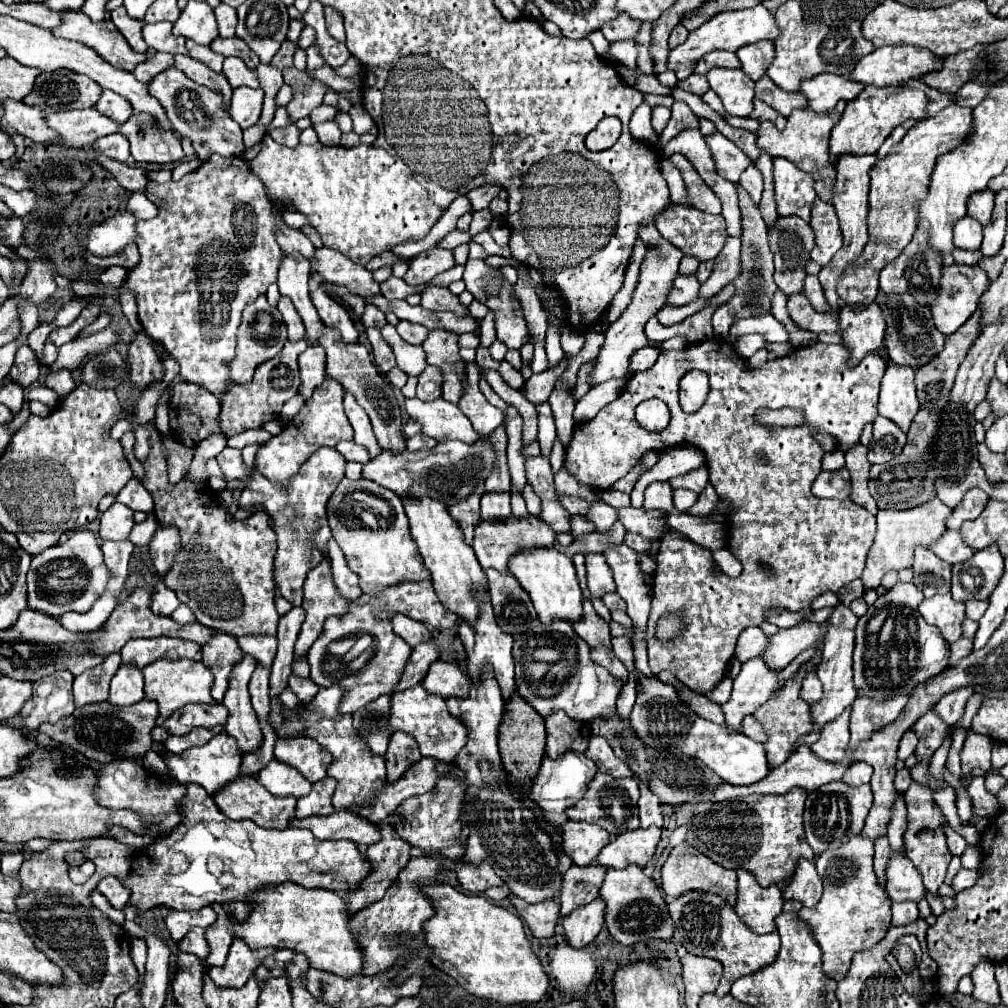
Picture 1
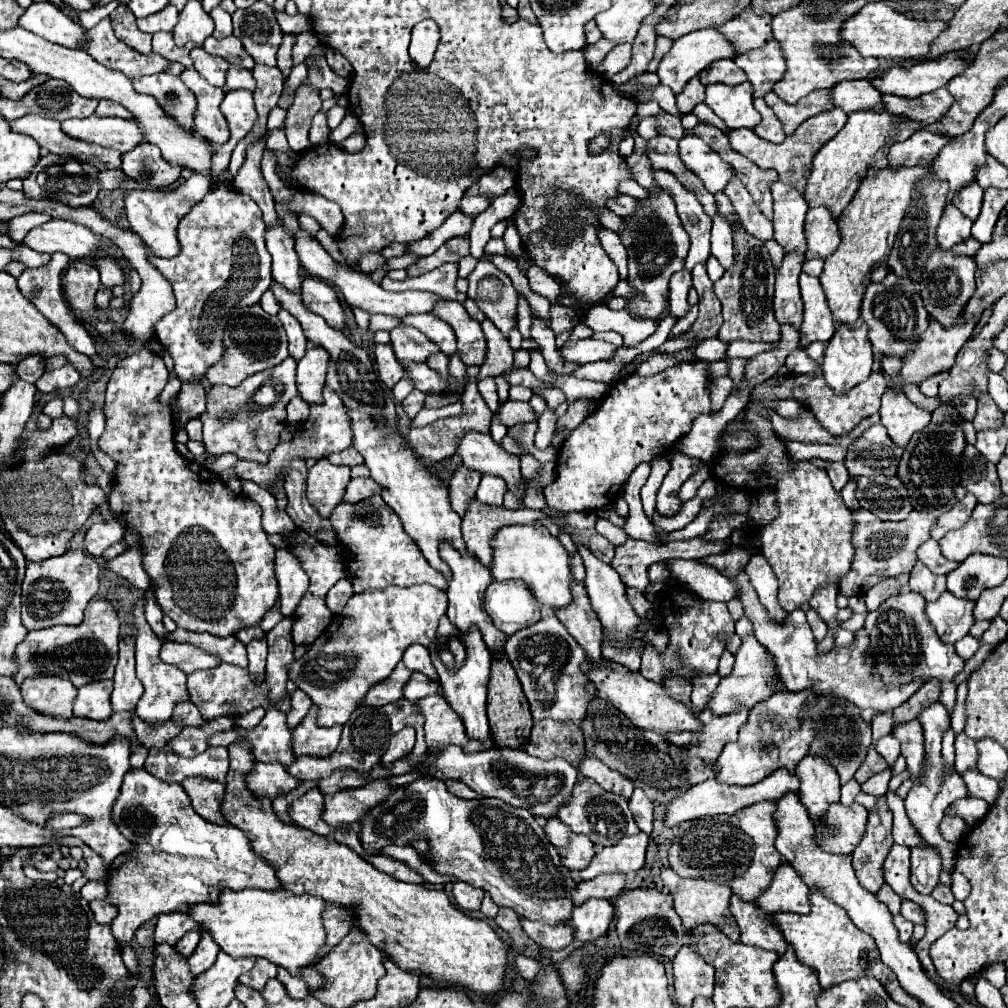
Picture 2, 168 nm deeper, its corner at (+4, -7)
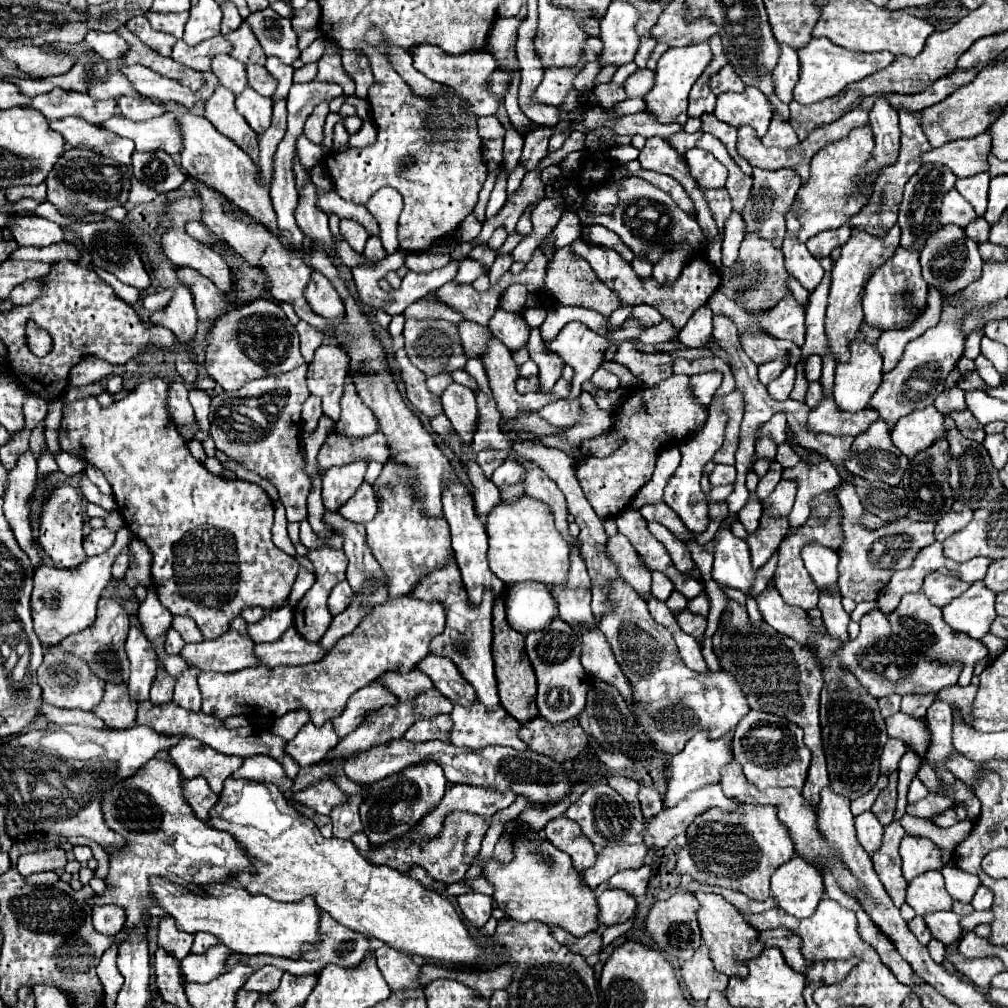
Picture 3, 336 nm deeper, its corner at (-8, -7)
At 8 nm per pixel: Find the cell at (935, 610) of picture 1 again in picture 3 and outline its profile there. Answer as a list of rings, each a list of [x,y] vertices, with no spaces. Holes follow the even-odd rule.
[[[974,582],[962,596],[942,608],[944,620],[956,632],[982,638],[990,632],[990,624],[996,618],[994,602],[996,594],[984,582]]]

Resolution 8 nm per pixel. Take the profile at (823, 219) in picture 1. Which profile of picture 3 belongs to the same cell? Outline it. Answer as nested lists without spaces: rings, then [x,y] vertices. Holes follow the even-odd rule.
[[[844,224],[836,230],[828,230],[828,232],[820,232],[816,236],[812,236],[808,242],[806,242],[806,248],[810,250],[810,254],[814,258],[824,258],[824,256],[830,256],[830,252],[836,248],[836,246],[844,246],[850,238],[850,224]]]

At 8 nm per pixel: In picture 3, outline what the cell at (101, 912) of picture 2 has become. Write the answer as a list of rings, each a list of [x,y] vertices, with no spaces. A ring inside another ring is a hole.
[[[94,906],[92,908],[92,924],[94,930],[106,936],[116,936],[126,922],[126,914],[120,906]]]

